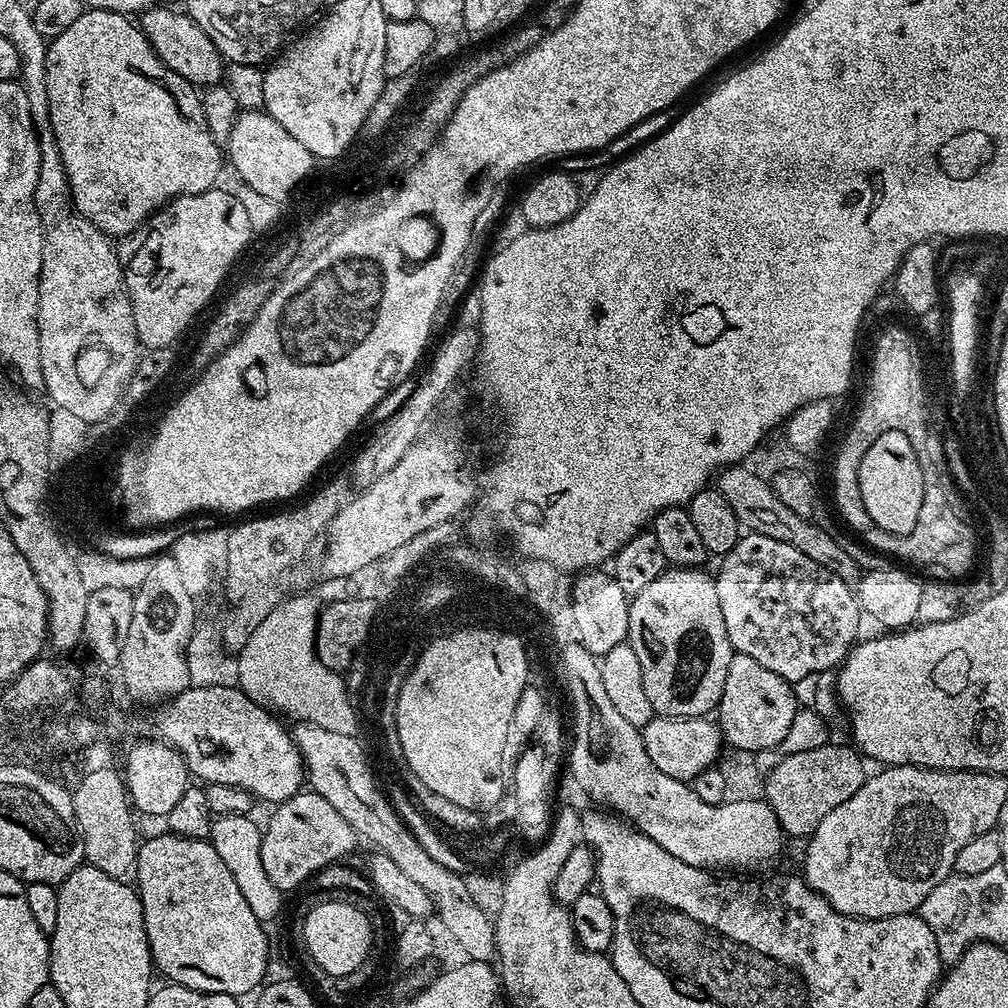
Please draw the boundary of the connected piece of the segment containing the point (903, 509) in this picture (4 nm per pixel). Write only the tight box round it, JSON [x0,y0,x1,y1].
[856,430,924,536]

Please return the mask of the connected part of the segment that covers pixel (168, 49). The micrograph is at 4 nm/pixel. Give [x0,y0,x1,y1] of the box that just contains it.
[139,6,226,86]

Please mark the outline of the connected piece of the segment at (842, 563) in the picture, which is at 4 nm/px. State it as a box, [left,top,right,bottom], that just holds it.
[714,463,858,585]

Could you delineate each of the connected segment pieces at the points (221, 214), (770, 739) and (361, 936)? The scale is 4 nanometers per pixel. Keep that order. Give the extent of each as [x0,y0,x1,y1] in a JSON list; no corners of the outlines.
[[118,186,254,349],[718,652,798,754],[302,902,373,977]]

